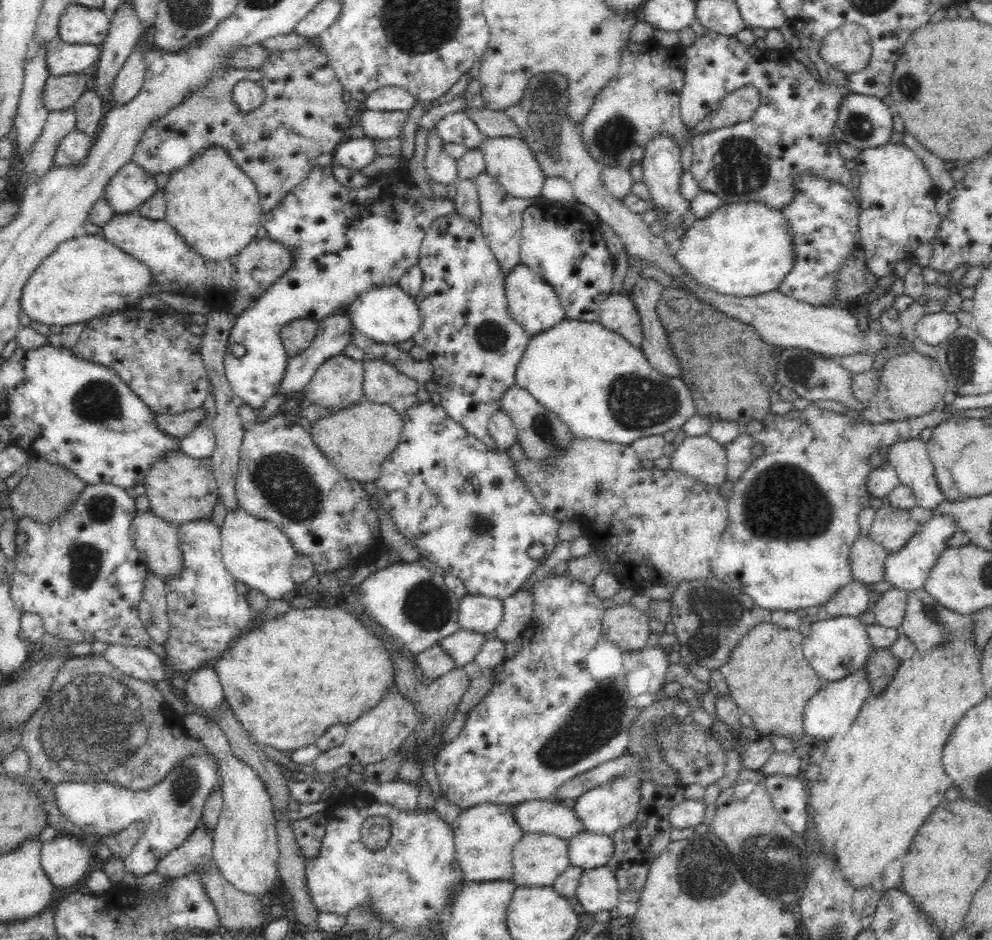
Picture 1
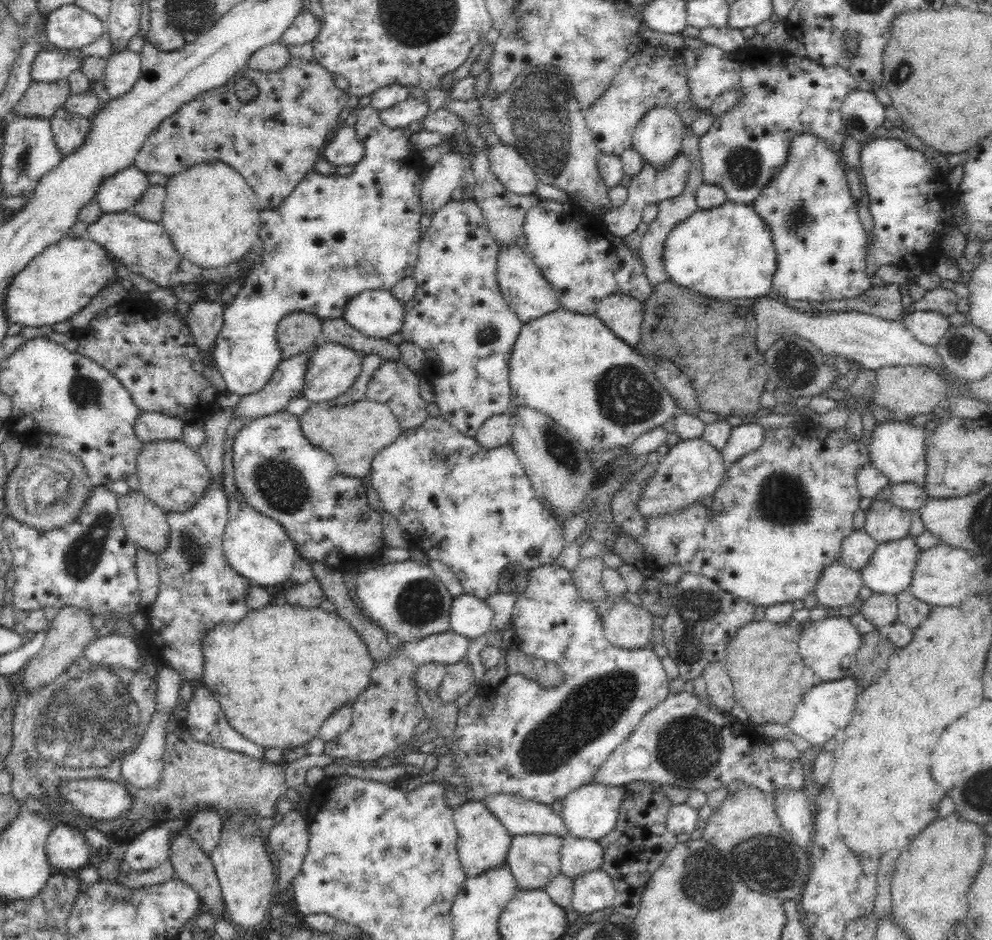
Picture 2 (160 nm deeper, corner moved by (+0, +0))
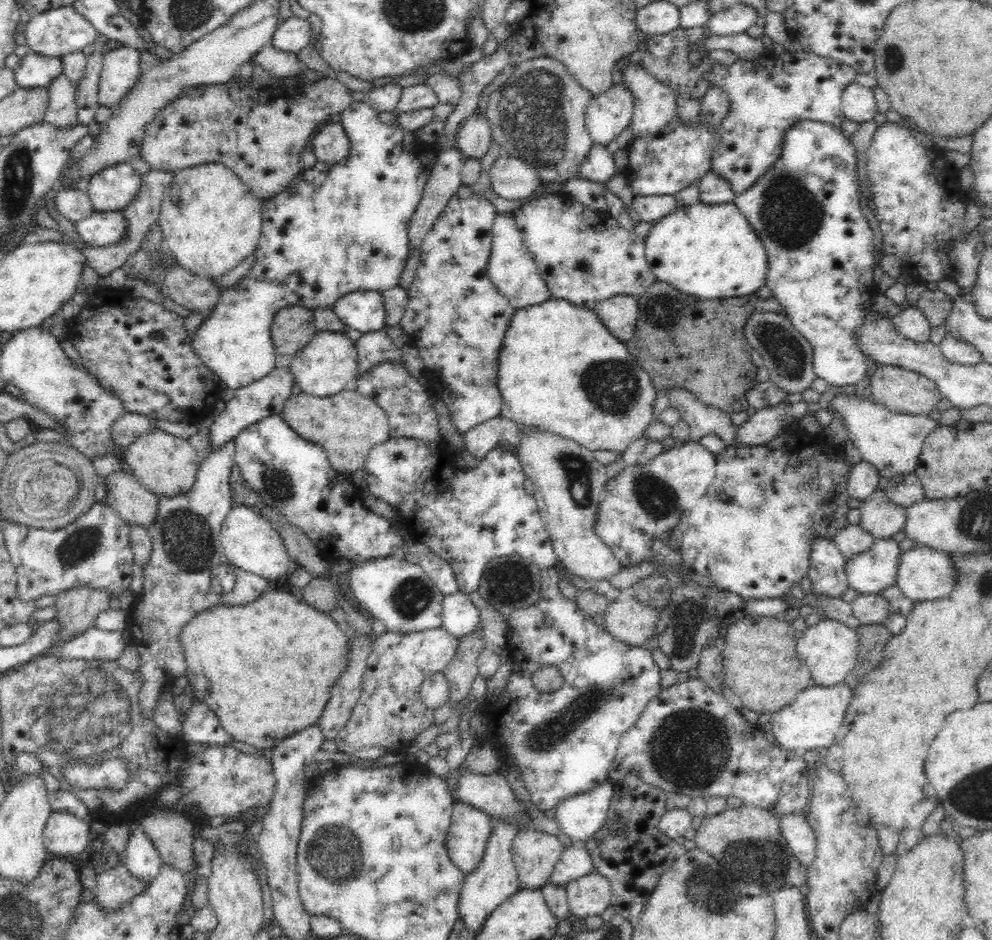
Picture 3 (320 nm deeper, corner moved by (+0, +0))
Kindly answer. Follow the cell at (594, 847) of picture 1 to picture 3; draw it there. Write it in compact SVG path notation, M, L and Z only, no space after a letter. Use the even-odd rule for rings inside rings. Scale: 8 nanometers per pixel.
M581 844L572 845L562 851L560 860L555 864L554 870L544 883L567 885L570 881L594 872L593 869L594 865L592 865L590 853L586 847Z

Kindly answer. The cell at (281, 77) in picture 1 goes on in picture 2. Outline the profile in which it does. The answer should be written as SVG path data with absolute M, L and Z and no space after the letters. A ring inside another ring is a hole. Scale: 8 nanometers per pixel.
M292 57L284 70L268 74L242 68L228 83L198 94L165 118L144 142L135 165L145 173L159 172L169 178L196 163L222 161L242 175L258 197L262 209L278 208L308 171L313 170L314 160L321 156L328 138L341 125L338 114L349 106L351 96L348 90L336 86L331 73L315 59L306 62ZM240 80L250 80L256 85L256 96L252 100L237 100L235 84Z

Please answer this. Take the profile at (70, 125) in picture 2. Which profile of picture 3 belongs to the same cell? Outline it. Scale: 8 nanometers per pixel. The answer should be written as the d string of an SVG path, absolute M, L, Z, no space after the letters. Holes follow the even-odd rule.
M61 73L48 88L48 106L44 121L60 128L76 126L77 86Z

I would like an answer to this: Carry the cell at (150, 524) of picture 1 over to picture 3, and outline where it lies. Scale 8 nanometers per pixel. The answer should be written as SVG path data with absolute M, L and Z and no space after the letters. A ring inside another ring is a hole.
M119 468L101 479L106 485L106 502L126 523L146 528L155 522L158 500L128 471Z

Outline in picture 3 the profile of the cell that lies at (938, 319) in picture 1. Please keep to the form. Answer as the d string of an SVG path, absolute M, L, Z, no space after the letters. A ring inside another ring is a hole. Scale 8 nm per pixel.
M909 307L889 317L892 327L905 339L912 342L928 342L931 334L930 323L919 308Z

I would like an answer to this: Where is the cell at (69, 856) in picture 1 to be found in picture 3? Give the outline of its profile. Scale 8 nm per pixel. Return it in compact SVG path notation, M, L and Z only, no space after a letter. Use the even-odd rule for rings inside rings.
M53 810L43 828L43 839L51 856L69 859L78 856L90 842L88 822L65 812Z

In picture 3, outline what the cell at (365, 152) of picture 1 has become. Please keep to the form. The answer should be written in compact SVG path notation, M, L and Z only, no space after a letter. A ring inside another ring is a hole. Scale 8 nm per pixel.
M327 122L312 136L309 148L317 160L334 164L346 158L350 144L340 123Z

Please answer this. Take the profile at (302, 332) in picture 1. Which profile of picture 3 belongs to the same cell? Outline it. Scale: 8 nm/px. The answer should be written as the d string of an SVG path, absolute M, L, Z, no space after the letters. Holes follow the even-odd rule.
M288 305L278 310L270 323L272 342L277 354L292 357L317 332L313 309Z

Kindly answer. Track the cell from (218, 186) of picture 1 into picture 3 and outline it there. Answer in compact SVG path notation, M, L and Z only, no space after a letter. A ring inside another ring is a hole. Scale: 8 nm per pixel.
M216 163L194 165L175 171L166 191L157 222L163 232L164 247L182 269L206 279L222 278L256 250L262 224L261 200L228 167Z

